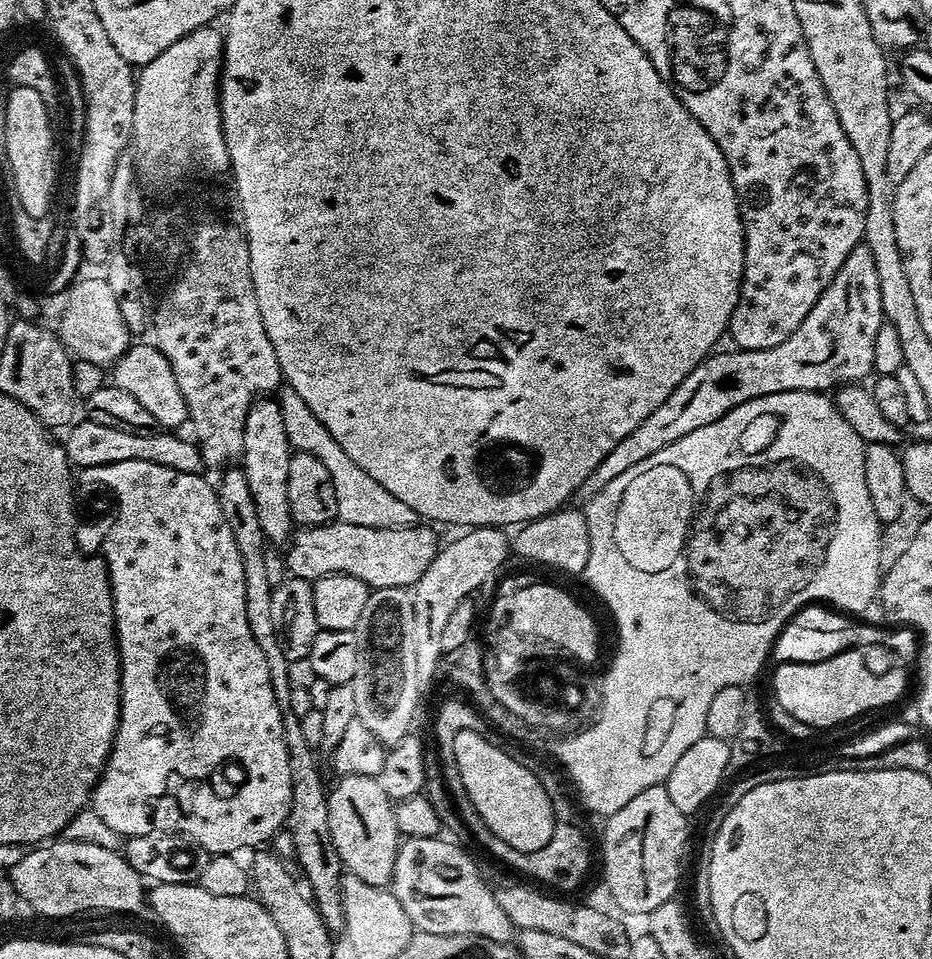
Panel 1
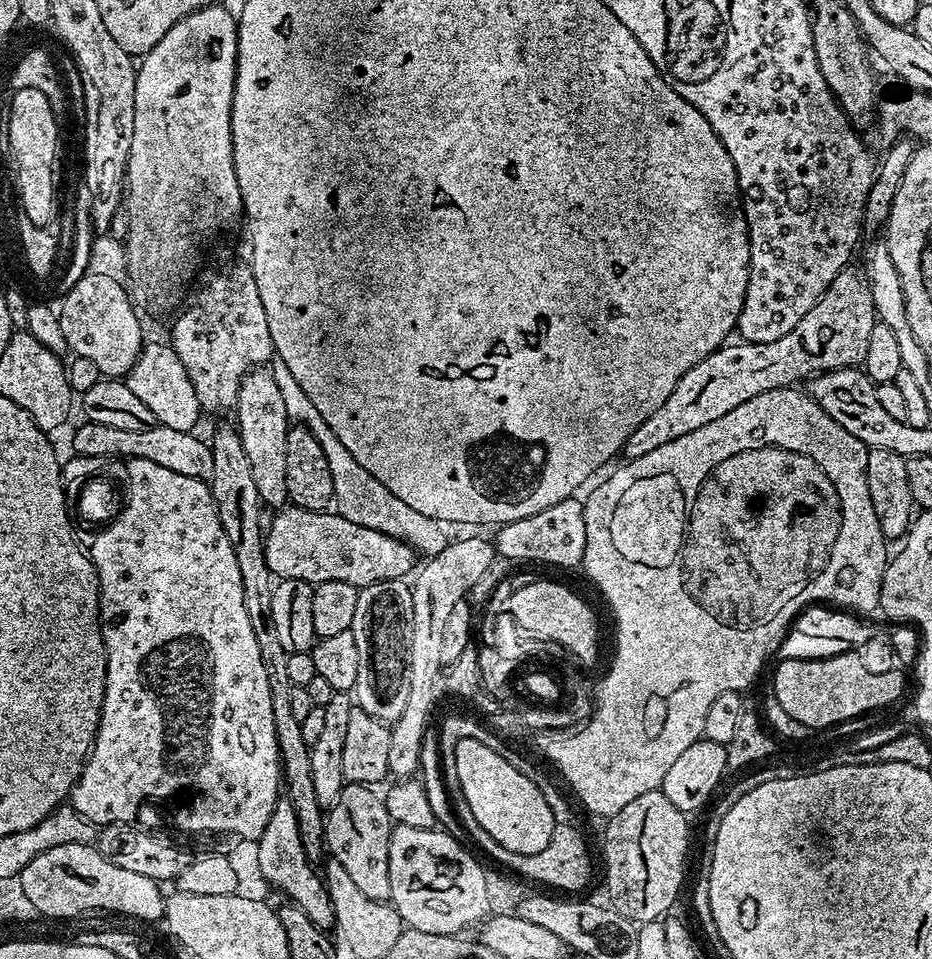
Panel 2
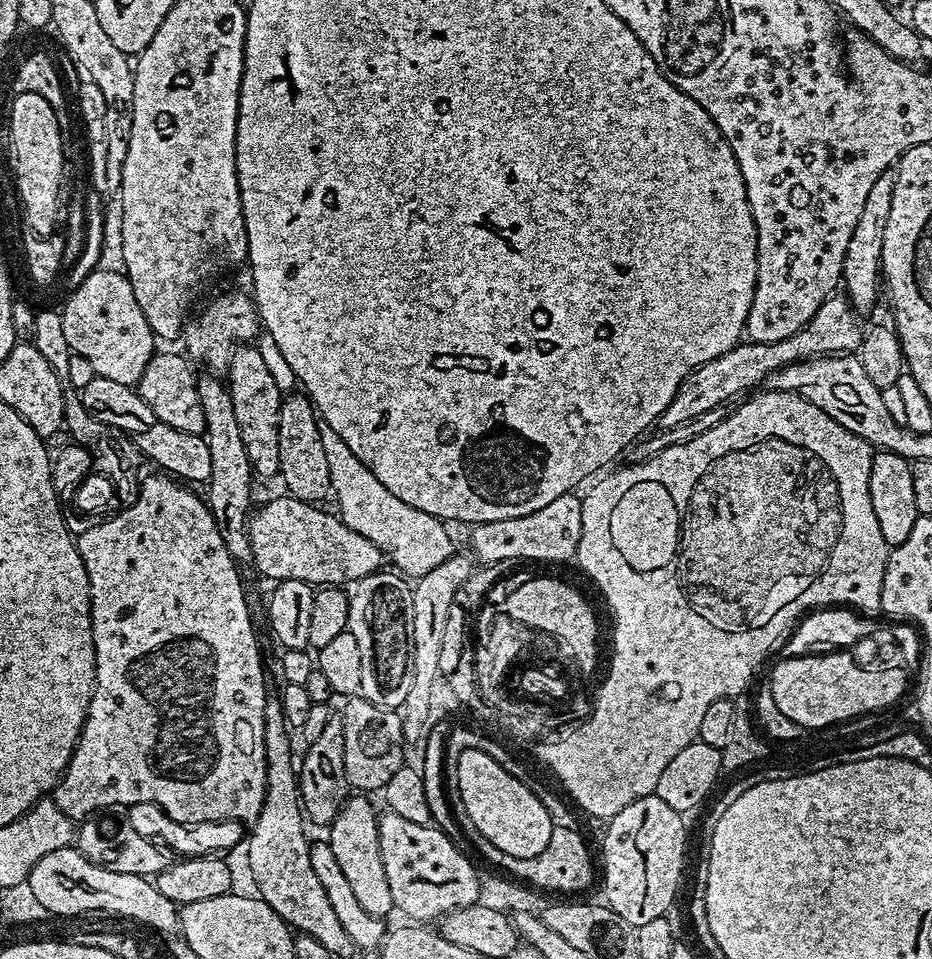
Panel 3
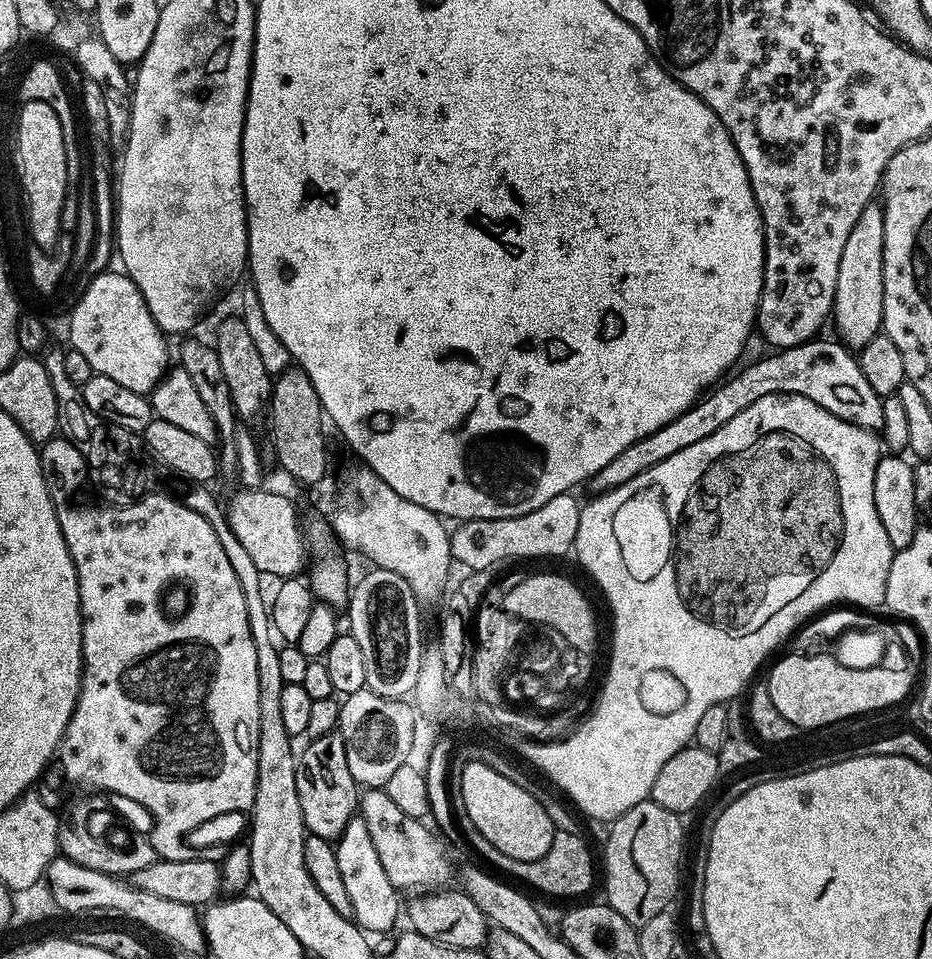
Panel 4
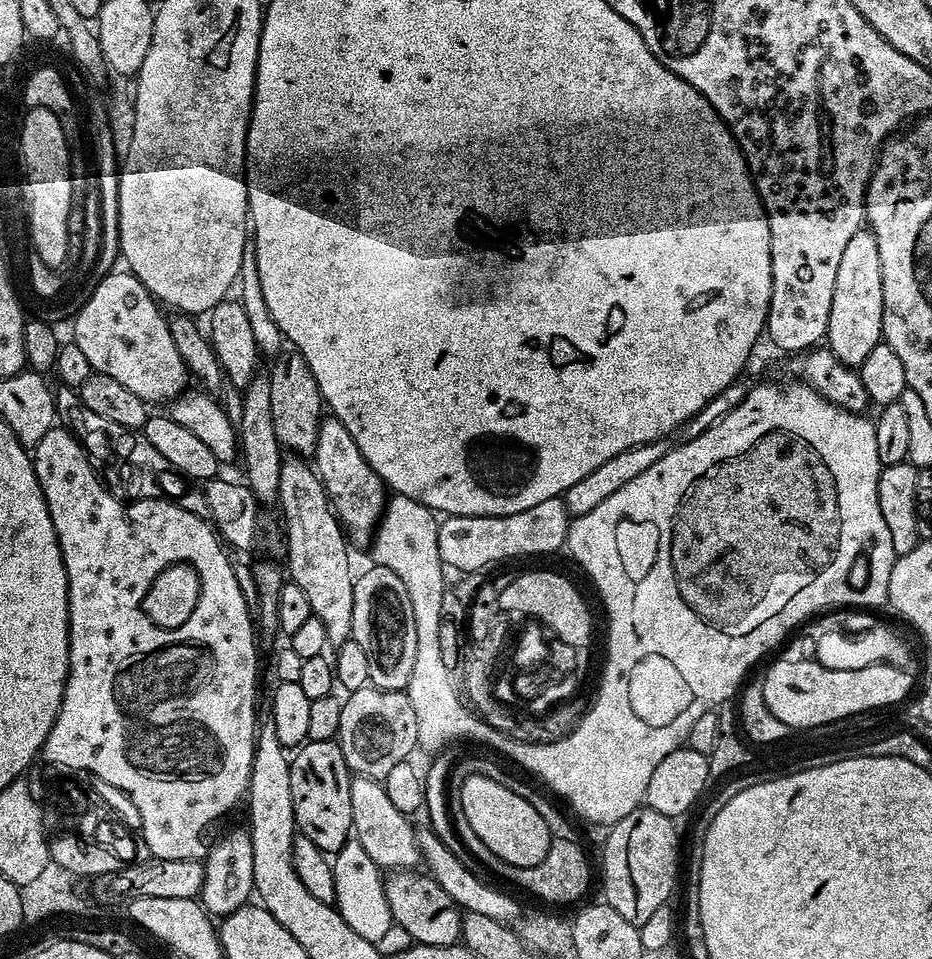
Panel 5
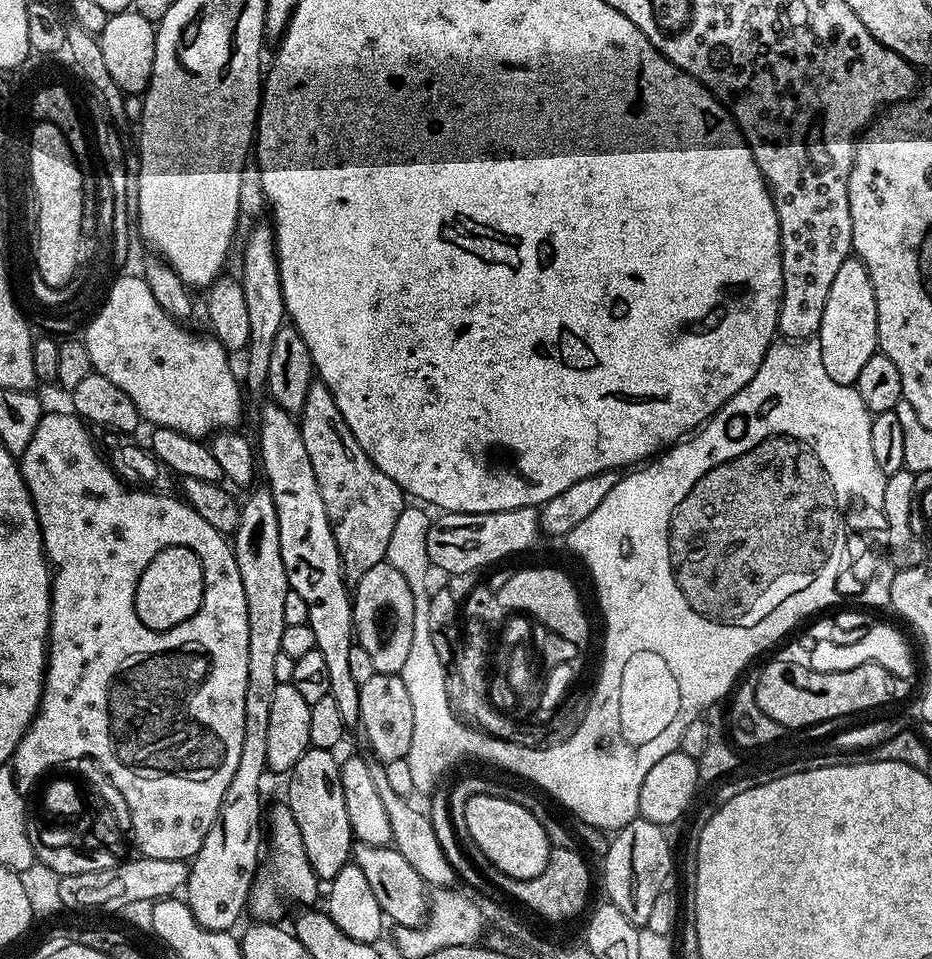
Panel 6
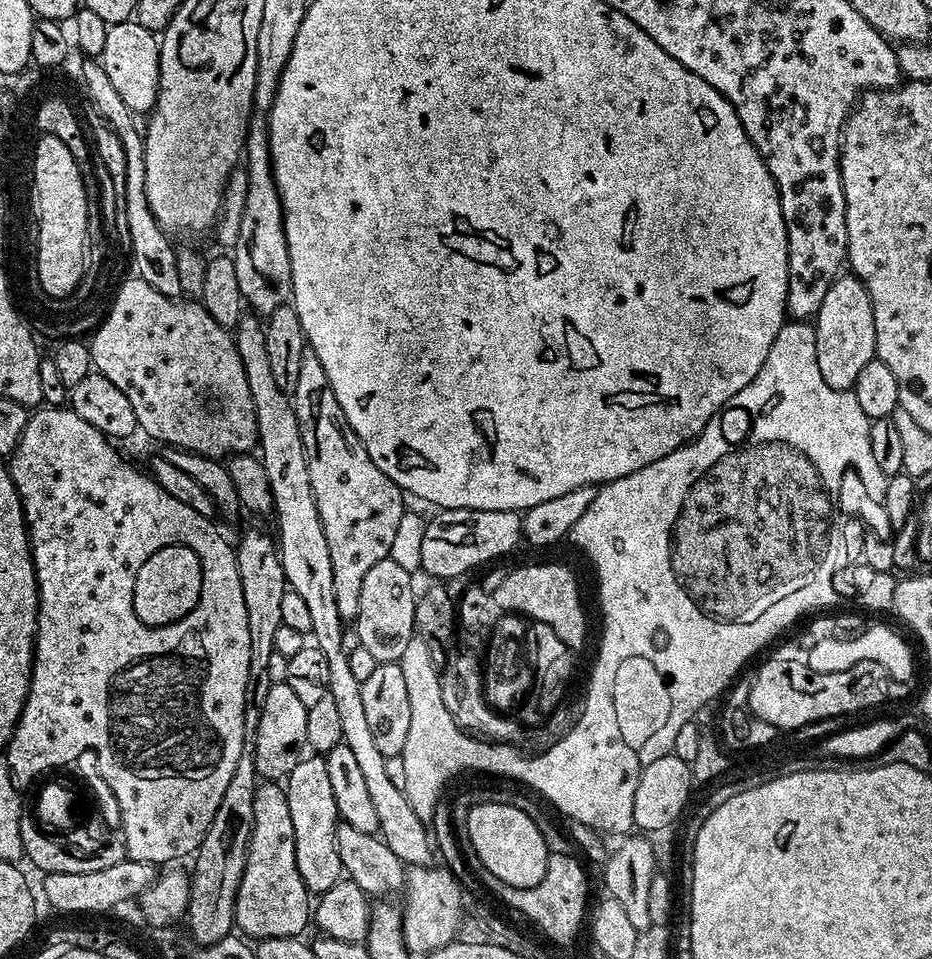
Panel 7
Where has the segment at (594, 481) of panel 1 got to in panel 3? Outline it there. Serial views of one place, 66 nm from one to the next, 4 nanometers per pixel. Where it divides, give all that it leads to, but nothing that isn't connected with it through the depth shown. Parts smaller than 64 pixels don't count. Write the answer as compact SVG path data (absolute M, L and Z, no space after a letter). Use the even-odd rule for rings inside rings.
M834 294L818 308L814 318L802 326L790 338L782 338L782 342L766 342L765 344L753 344L751 342L741 342L736 347L726 350L718 358L706 362L701 368L696 368L684 379L678 394L666 406L666 410L658 421L661 429L682 426L698 414L706 414L706 410L714 410L727 405L727 400L732 400L735 396L743 397L753 390L759 389L764 383L764 379L774 370L778 370L787 364L793 364L799 360L808 360L812 356L850 354L857 351L863 336L862 324L859 324L859 317L855 309L840 294Z

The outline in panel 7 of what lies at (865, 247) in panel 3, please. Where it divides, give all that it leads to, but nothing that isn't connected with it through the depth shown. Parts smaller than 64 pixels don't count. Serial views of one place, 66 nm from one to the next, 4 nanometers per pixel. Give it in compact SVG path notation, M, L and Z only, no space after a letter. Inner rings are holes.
M851 274L837 276L830 290L826 290L826 298L822 298L822 306L814 318L814 323L818 370L822 370L826 386L839 392L855 389L862 366L866 366L866 362L873 360L876 355L874 310L864 283Z

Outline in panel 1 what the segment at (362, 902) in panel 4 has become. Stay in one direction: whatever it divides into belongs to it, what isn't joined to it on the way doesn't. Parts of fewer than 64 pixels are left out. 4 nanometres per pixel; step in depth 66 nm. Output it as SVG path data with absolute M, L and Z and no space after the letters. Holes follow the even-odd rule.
M350 775L337 781L336 789L333 787L328 793L328 809L330 838L334 838L334 850L338 850L341 865L362 878L362 882L370 882L370 886L388 888L402 839L394 822L393 801L383 792L377 777Z

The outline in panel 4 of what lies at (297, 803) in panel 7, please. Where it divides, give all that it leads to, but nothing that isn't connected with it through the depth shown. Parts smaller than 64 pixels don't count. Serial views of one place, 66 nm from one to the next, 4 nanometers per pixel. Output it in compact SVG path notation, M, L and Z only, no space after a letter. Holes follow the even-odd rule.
M339 730L305 745L304 753L301 751L296 761L298 802L302 805L304 826L311 835L335 842L358 812L358 785L346 763L346 746Z

